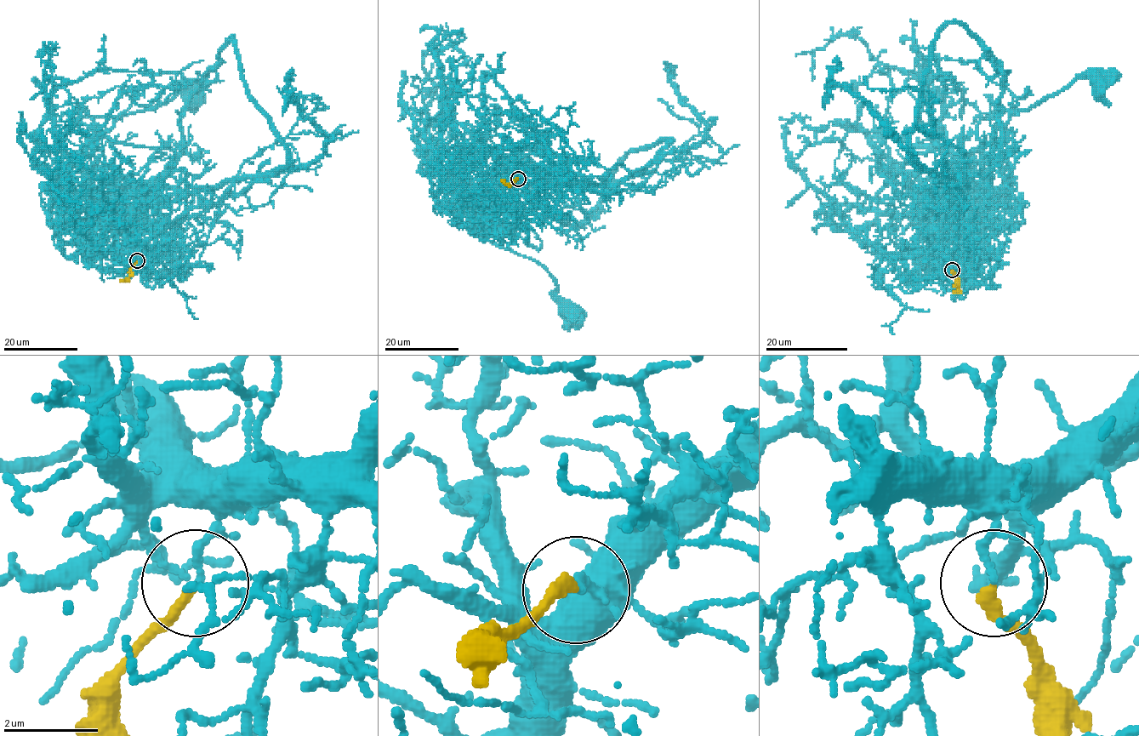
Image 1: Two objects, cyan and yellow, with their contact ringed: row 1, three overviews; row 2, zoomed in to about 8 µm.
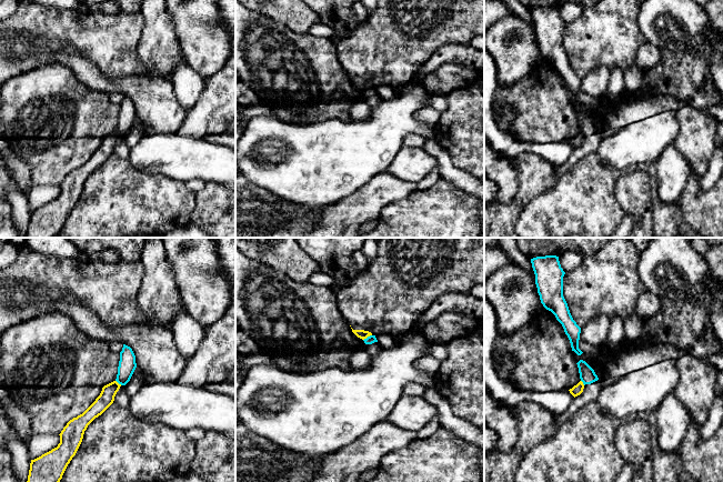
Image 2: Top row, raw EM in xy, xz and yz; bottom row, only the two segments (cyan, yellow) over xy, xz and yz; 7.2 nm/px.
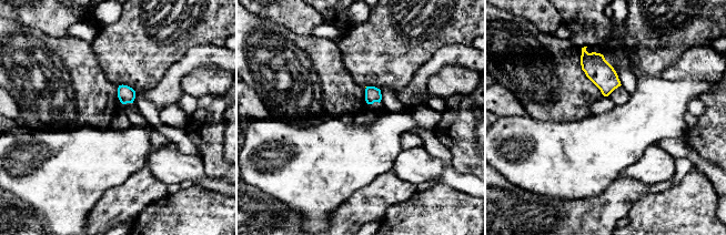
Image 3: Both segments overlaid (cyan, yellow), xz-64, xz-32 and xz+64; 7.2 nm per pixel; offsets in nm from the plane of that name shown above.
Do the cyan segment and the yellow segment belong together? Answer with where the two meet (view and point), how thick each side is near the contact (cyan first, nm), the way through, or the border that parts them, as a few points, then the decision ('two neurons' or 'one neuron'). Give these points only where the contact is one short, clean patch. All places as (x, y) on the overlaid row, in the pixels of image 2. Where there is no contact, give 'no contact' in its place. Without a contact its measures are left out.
meets cyan in xz at (368, 337); 60 nm thick on the cyan side, 70 nm on the other; border along xz (371, 334), (363, 340); two neurons

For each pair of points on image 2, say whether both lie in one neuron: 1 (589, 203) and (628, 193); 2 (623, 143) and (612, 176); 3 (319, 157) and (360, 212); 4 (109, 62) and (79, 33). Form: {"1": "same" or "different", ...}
{"1": "different", "2": "different", "3": "different", "4": "same"}

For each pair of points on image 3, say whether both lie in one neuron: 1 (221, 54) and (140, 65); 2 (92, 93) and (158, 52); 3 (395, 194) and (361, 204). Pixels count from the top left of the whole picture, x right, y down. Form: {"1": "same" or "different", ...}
{"1": "different", "2": "different", "3": "same"}

